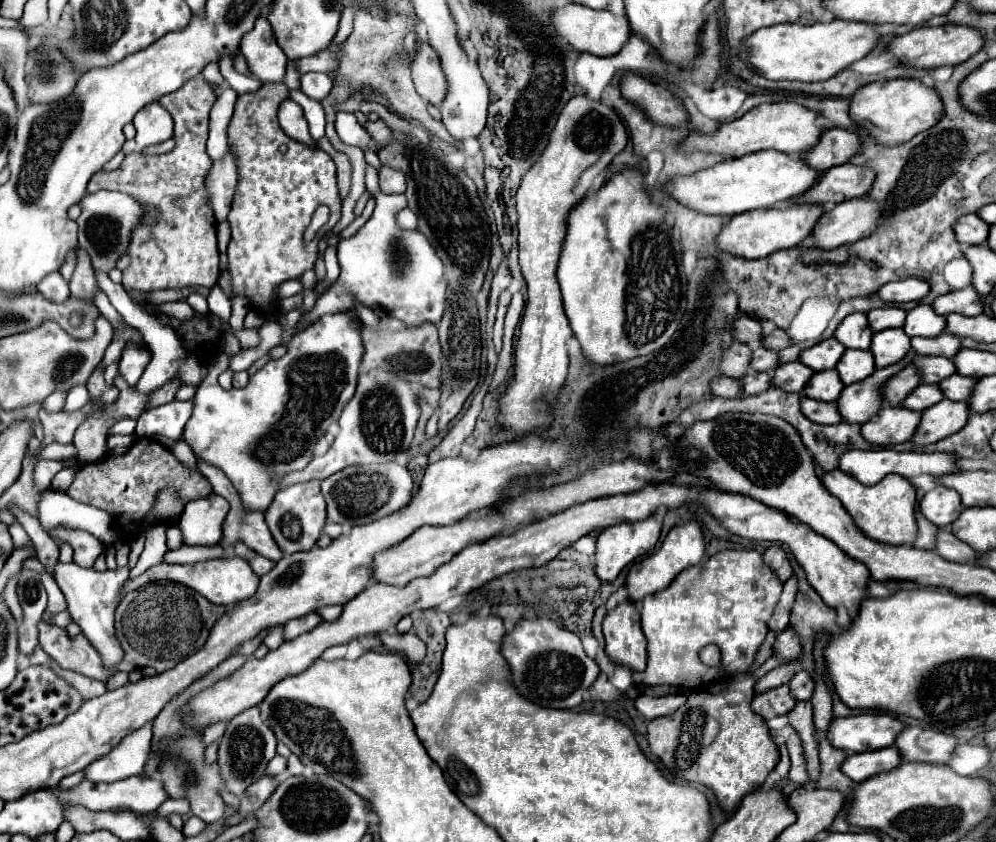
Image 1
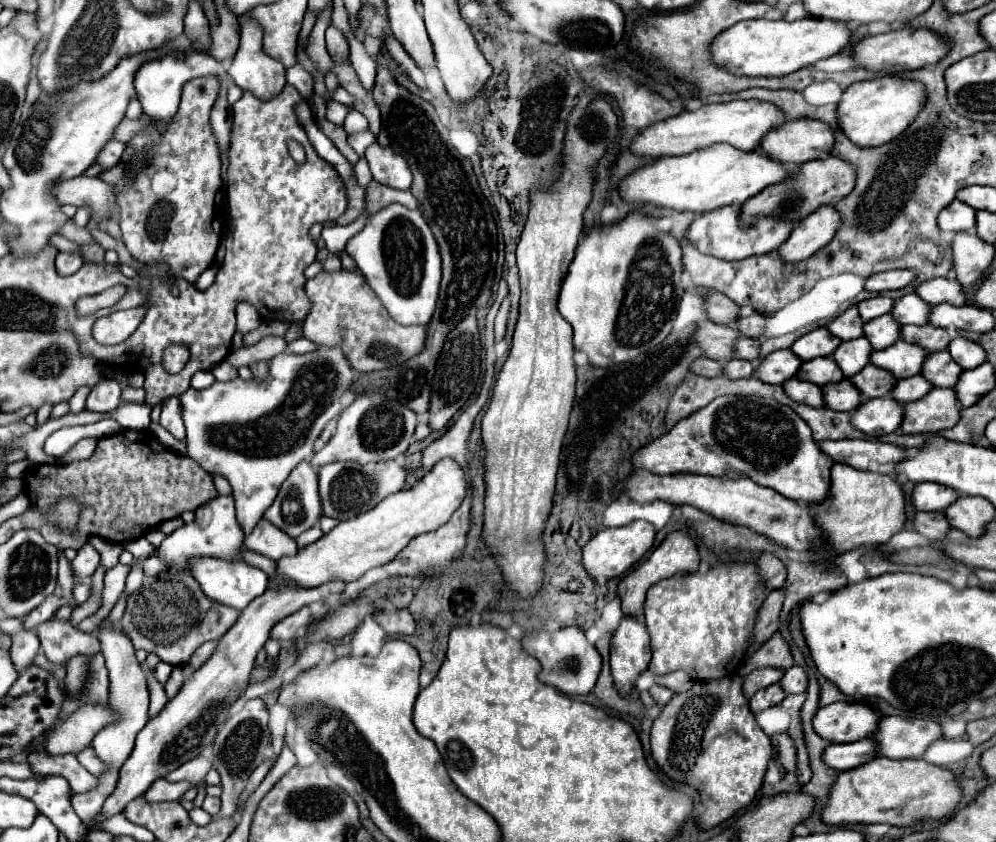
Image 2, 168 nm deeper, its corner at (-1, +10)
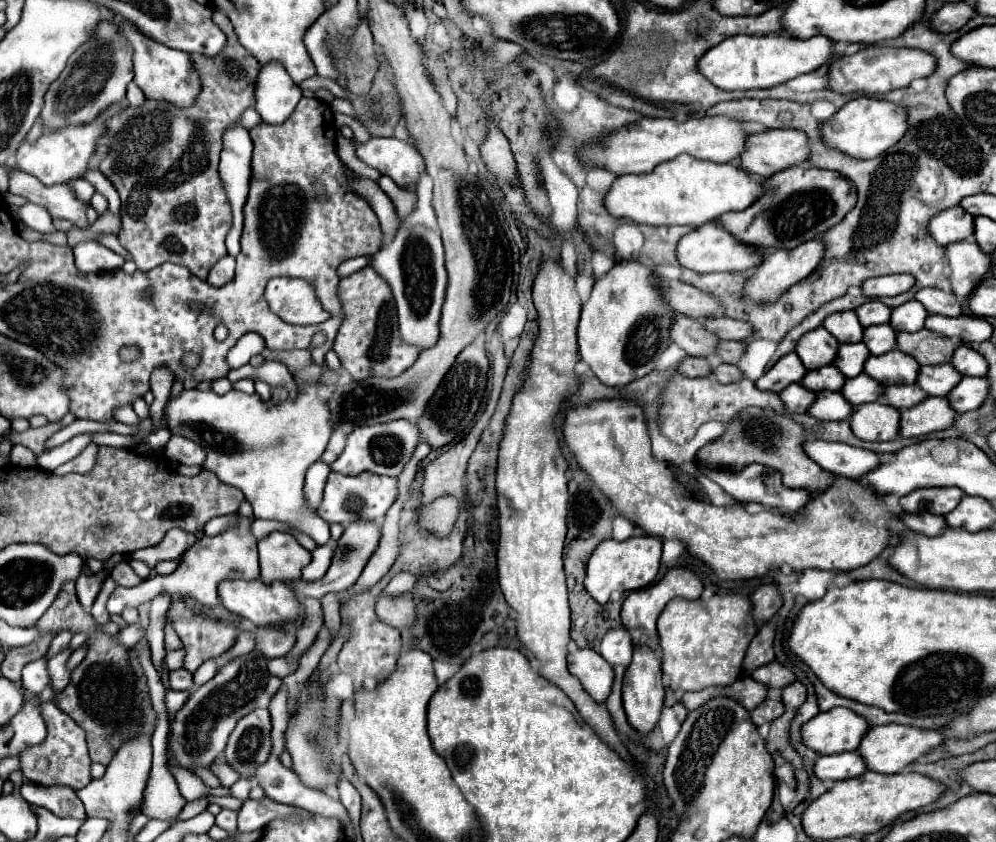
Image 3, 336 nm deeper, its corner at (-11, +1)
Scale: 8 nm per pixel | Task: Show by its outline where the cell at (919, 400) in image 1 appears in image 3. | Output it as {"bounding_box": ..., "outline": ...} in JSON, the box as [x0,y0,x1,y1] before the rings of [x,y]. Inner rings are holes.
{"bounding_box":[884,385,928,409],"outline":[[[890,385],[884,389],[884,401],[896,409],[908,409],[924,401],[928,395],[918,385]]]}

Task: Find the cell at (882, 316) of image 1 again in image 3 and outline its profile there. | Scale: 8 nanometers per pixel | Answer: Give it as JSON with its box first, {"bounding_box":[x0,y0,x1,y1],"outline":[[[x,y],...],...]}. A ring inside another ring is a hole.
{"bounding_box":[854,301,892,327],"outline":[[[868,301],[860,307],[854,309],[858,315],[858,321],[862,327],[870,327],[870,325],[880,325],[880,323],[888,323],[890,321],[890,313],[892,309],[886,307],[882,301]]]}

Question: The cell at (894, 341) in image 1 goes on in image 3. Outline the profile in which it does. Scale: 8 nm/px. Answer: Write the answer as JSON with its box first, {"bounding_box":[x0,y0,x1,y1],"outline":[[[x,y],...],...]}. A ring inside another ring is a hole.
{"bounding_box":[862,323,896,355],"outline":[[[888,323],[866,327],[862,343],[866,343],[866,347],[870,349],[872,355],[888,353],[896,347],[896,331]]]}

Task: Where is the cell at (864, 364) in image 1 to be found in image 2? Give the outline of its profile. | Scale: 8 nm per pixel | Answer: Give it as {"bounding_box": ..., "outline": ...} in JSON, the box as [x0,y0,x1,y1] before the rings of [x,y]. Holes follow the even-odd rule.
{"bounding_box":[832,338,872,378],"outline":[[[856,338],[856,340],[842,342],[836,348],[836,352],[832,354],[832,358],[836,360],[836,364],[840,366],[840,370],[844,372],[844,376],[852,378],[866,364],[870,364],[870,354],[872,354],[870,342],[866,338]]]}

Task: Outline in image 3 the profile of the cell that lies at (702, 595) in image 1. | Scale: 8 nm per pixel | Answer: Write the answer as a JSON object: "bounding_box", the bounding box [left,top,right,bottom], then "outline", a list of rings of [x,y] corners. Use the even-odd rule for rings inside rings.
{"bounding_box":[658,593,758,697],"outline":[[[734,593],[714,595],[708,601],[672,599],[666,605],[658,619],[658,635],[664,653],[664,685],[670,687],[676,697],[706,687],[726,687],[742,677],[742,659],[758,629],[750,607],[748,597]]]}

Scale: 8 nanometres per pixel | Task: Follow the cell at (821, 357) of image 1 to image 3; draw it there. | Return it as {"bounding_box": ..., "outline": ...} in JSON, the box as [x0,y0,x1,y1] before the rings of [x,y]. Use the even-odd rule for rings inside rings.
{"bounding_box":[796,327,840,371],"outline":[[[818,327],[800,337],[800,341],[796,343],[796,353],[804,363],[804,367],[812,371],[830,365],[836,357],[838,345],[840,343],[824,327]]]}

